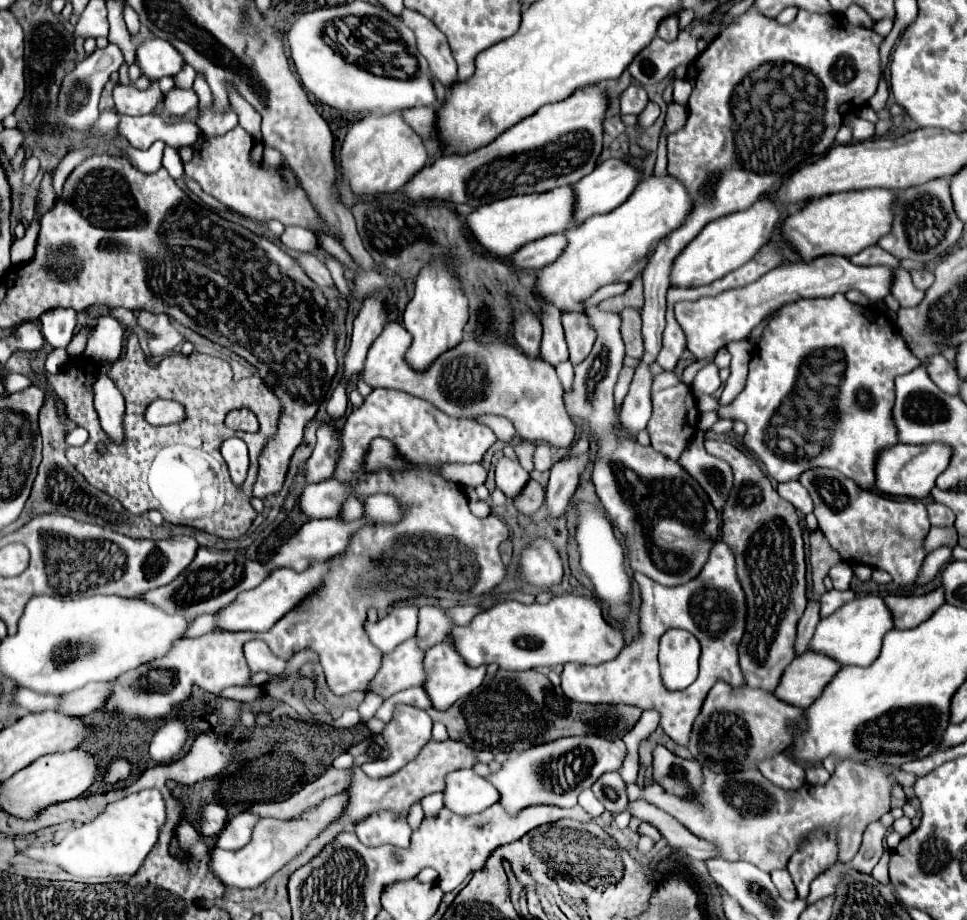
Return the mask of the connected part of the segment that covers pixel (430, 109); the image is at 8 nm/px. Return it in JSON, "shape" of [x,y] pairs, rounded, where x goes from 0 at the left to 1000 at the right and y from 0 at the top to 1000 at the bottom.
{"shape":[[[432,115],[432,117],[422,117],[420,122],[414,122],[416,128],[438,150],[438,152],[449,152],[449,133],[451,133],[451,117],[449,115]]]}

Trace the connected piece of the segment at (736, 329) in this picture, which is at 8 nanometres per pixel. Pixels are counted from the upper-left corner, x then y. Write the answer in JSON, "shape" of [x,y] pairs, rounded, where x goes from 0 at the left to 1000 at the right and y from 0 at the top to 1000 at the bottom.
{"shape":[[[848,278],[840,285],[823,285],[796,293],[786,304],[769,311],[751,315],[743,322],[726,322],[718,328],[701,328],[697,333],[699,348],[711,365],[711,380],[720,391],[738,389],[740,380],[757,370],[774,367],[776,359],[784,354],[794,341],[802,339],[809,330],[825,328],[829,324],[854,324],[865,317],[887,315],[906,333],[914,322],[920,320],[925,293],[916,289],[883,289],[873,278]]]}

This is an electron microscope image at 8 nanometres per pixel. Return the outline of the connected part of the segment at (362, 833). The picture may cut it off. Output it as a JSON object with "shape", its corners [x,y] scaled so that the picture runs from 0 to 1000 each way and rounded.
{"shape":[[[393,883],[370,896],[368,909],[378,920],[391,920],[391,917],[407,917],[414,922],[420,922],[424,915],[424,898],[420,891],[410,891],[401,883]]]}

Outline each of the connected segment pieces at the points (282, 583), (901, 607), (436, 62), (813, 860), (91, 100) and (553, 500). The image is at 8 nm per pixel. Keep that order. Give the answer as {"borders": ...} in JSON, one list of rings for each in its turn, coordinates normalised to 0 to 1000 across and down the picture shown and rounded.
{"borders":[[[[341,611],[323,613],[316,622],[304,622],[298,617],[283,620],[269,637],[248,643],[242,652],[242,657],[236,657],[228,665],[223,665],[223,680],[221,687],[275,687],[279,680],[283,680],[296,665],[300,665],[310,652],[314,652],[325,639],[331,637],[331,630],[339,622]]],[[[968,639],[956,648],[916,648],[914,654],[925,670],[925,683],[939,685],[960,674],[976,657],[976,643]]],[[[418,9],[414,20],[420,24],[420,28],[430,37],[430,50],[436,57],[436,61],[445,70],[445,78],[461,93],[472,89],[472,67],[465,59],[465,50],[461,46],[461,39],[449,28],[449,24],[434,13],[428,13],[424,9]]],[[[844,904],[840,907],[827,922],[825,926],[817,933],[815,937],[815,948],[823,961],[825,975],[834,977],[838,961],[848,948],[852,948],[854,943],[858,943],[860,939],[865,939],[867,930],[865,930],[865,913],[862,907],[852,907],[852,904]]],[[[112,48],[105,54],[99,52],[74,78],[70,78],[66,83],[64,96],[60,102],[60,128],[64,130],[64,135],[68,135],[68,139],[77,139],[79,143],[85,143],[85,141],[91,141],[101,130],[101,126],[103,126],[103,120],[101,120],[103,100],[105,100],[108,91],[112,89],[114,80],[118,76],[122,76],[126,67],[128,67],[128,61],[126,61],[124,52],[120,48]]],[[[608,489],[606,493],[583,498],[569,509],[565,548],[571,557],[571,561],[579,561],[585,554],[585,550],[589,548],[589,541],[594,539],[594,535],[598,530],[600,515],[606,511],[610,498],[612,498],[612,493]]]]}

